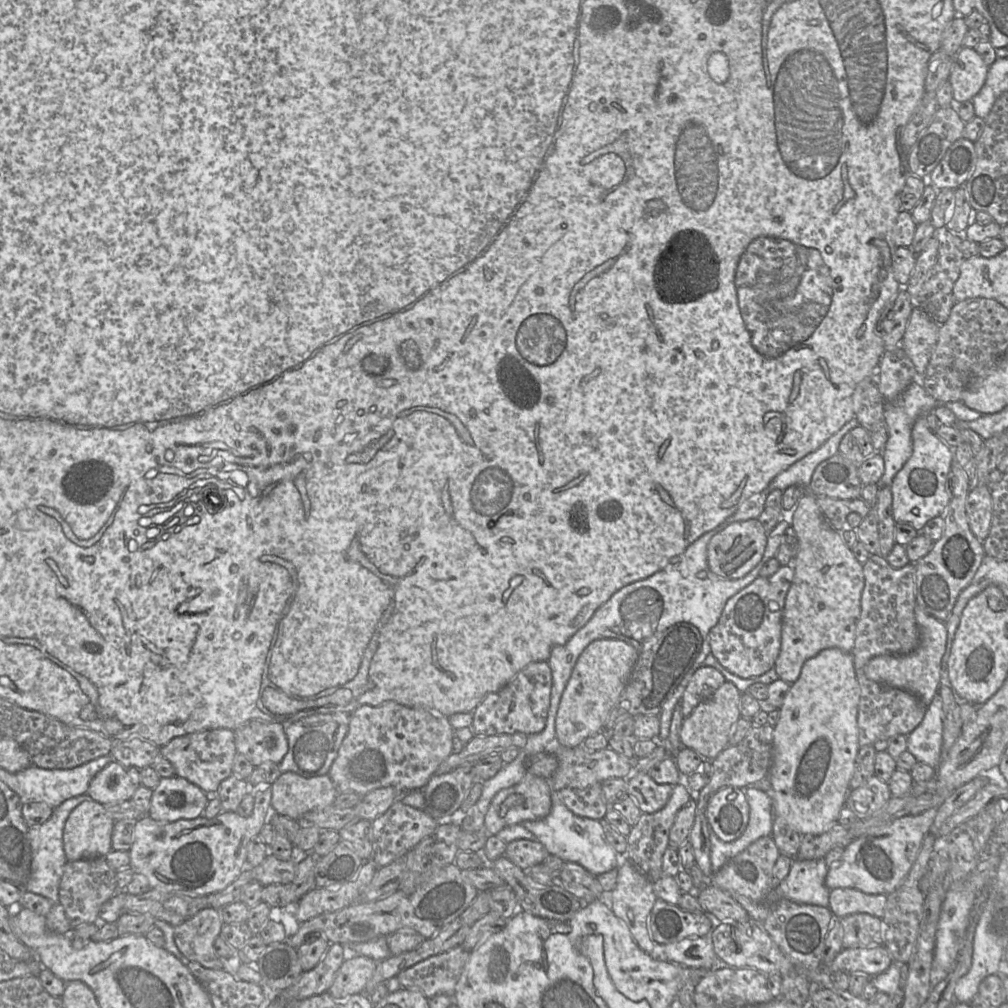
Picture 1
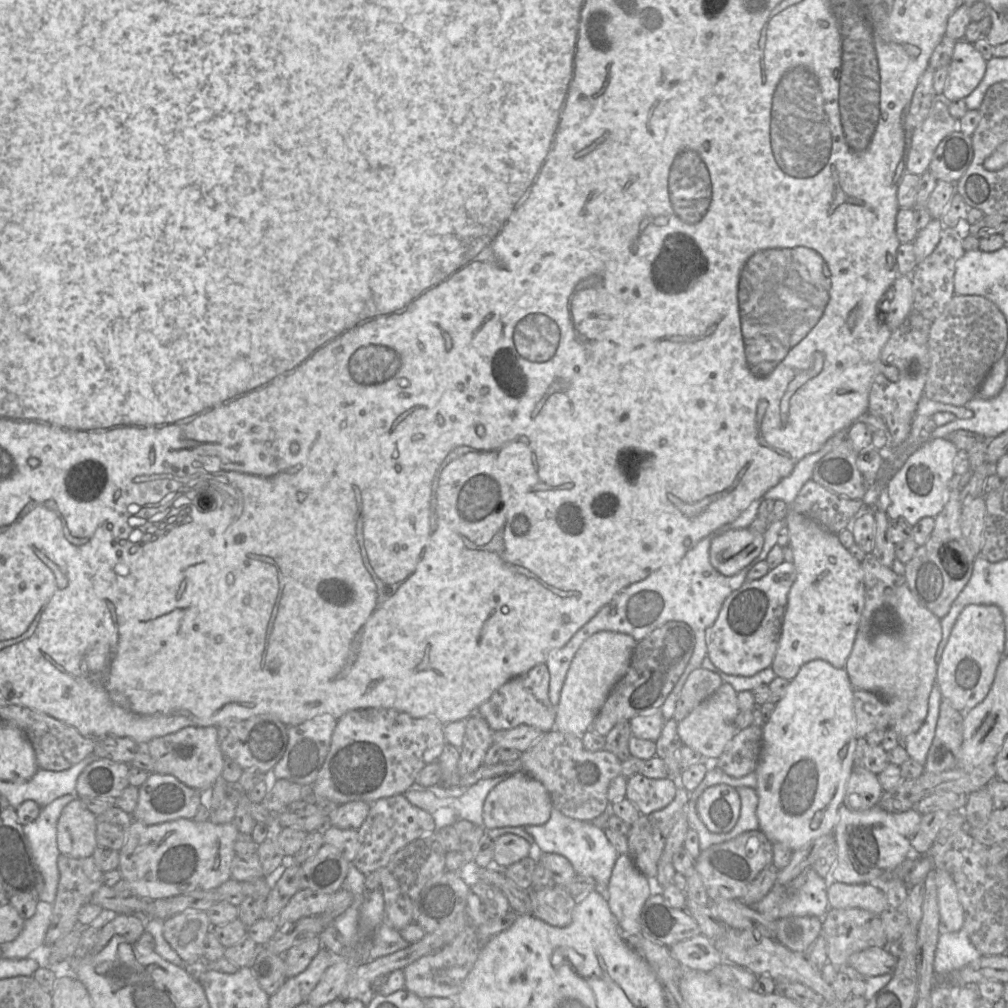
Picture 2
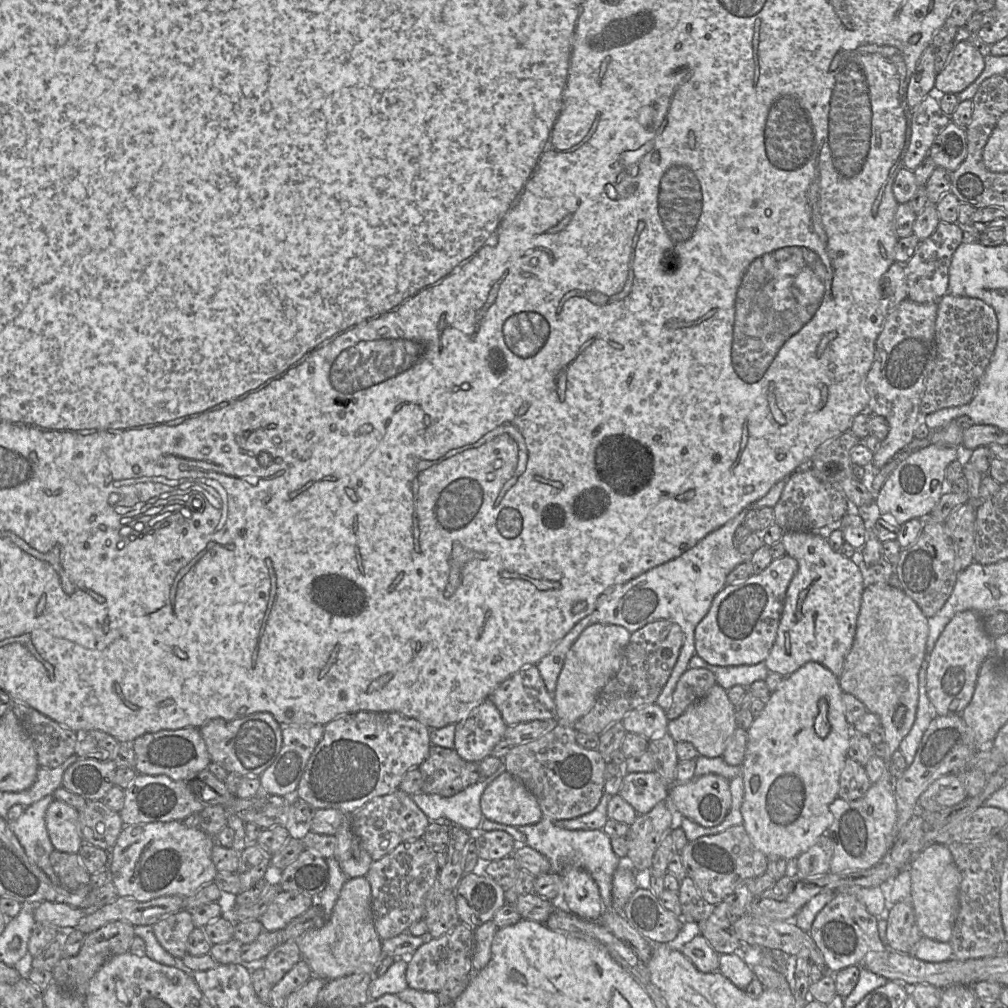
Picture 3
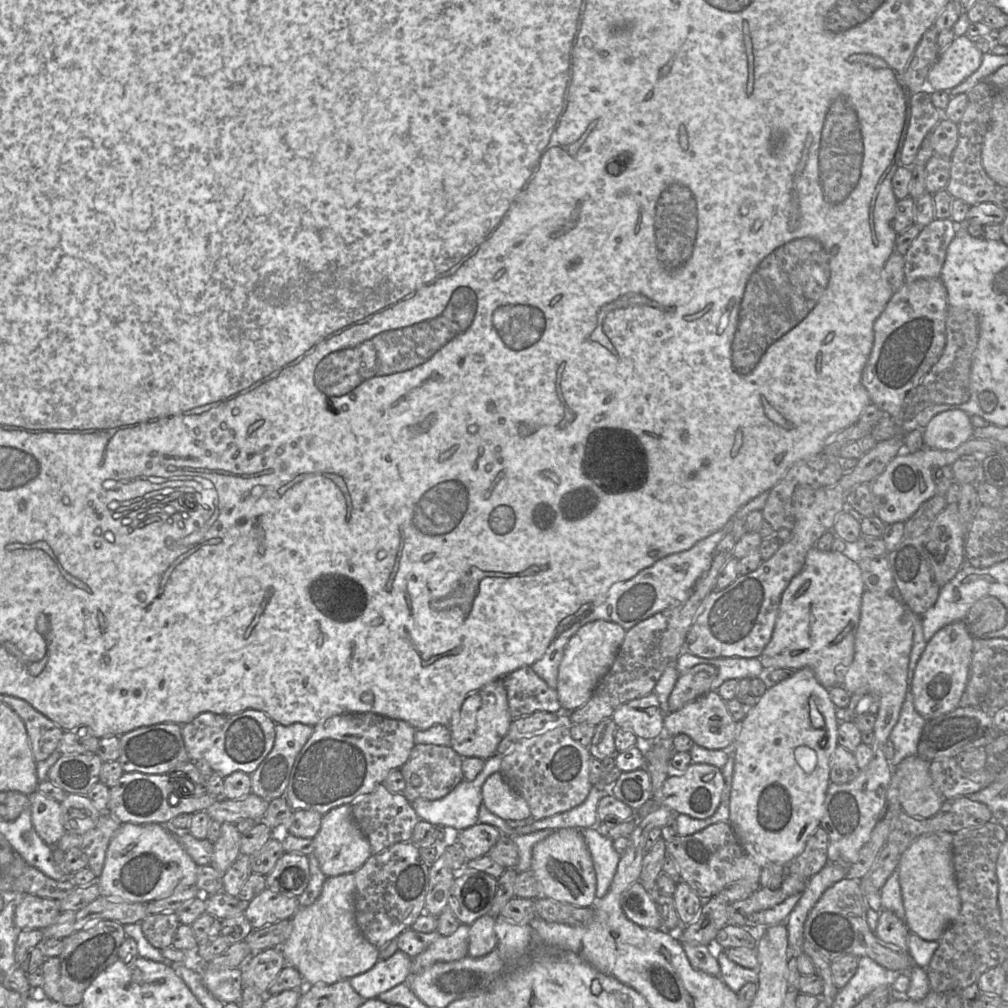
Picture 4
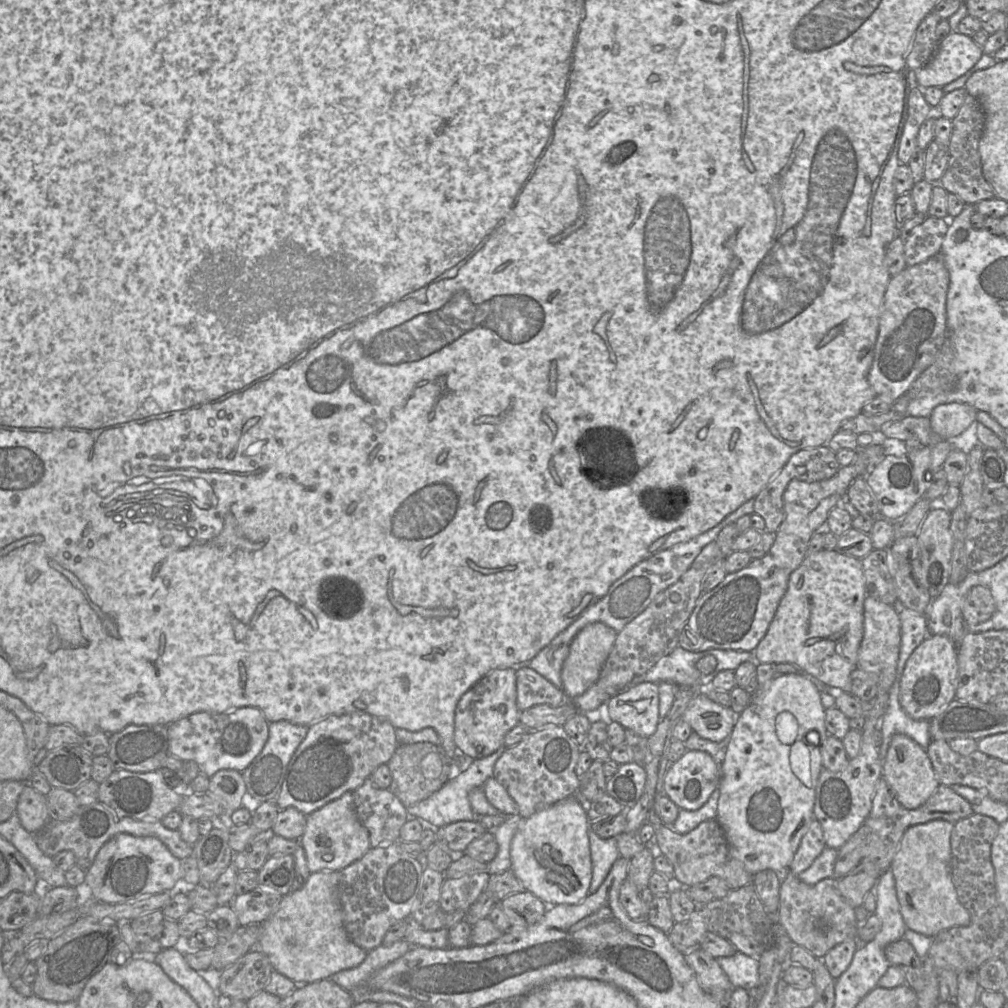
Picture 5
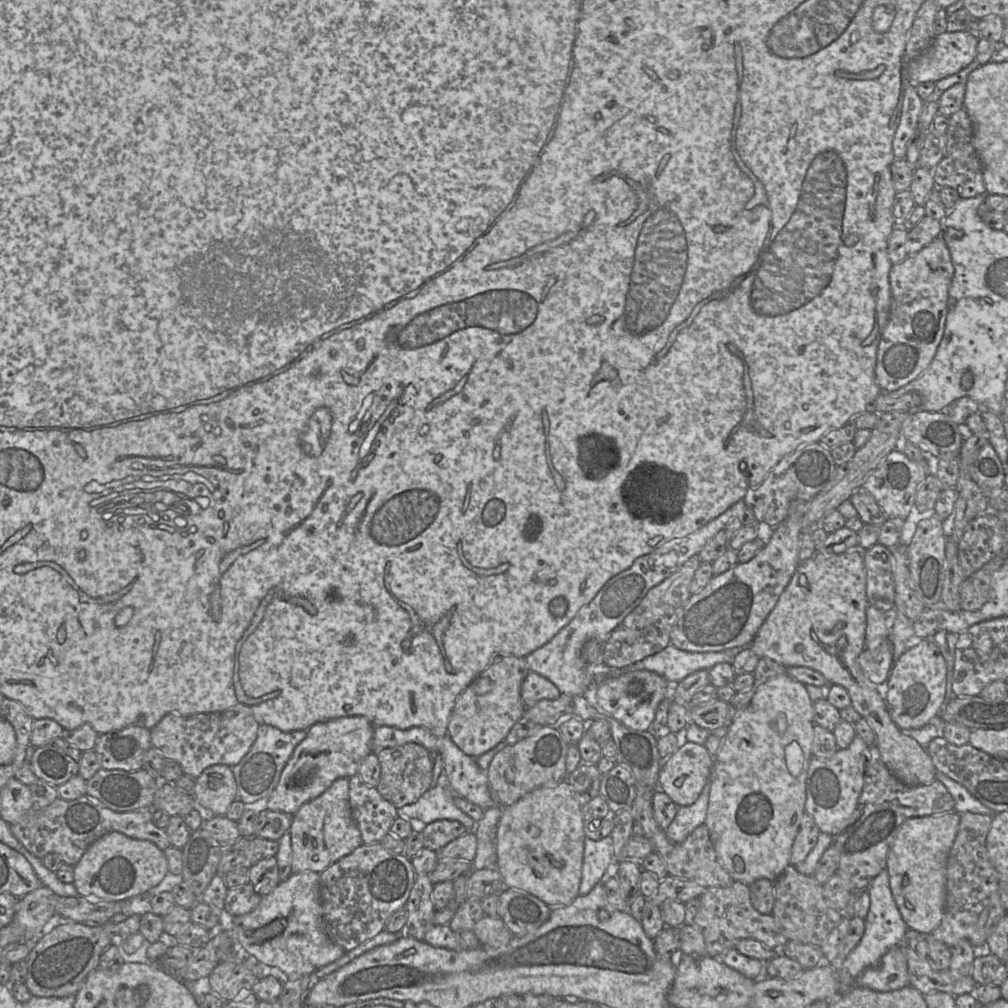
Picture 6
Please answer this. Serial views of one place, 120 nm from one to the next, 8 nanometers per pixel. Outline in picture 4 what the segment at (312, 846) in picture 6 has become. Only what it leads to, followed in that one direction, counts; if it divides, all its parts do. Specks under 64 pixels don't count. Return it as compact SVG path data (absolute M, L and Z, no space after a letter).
M350 804L335 807L322 815L321 827L313 838L313 843L313 854L317 858L319 867L326 877L353 874L372 855L369 841L356 824Z

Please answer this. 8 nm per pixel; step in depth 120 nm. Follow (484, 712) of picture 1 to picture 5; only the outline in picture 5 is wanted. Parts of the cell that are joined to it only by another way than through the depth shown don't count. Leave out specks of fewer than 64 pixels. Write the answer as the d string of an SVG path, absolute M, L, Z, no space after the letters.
M522 665L516 668L516 704L519 711L536 705L559 706L565 700L564 692L541 674Z

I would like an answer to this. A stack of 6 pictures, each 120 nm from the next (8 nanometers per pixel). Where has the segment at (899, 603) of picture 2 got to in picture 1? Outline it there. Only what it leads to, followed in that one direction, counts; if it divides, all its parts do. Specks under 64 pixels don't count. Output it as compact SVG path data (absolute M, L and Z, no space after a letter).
M918 604L914 615L920 631L918 647L906 655L880 655L873 657L864 667L866 677L882 685L906 690L914 694L926 707L940 688L940 669L946 650L947 629L945 622L926 613Z

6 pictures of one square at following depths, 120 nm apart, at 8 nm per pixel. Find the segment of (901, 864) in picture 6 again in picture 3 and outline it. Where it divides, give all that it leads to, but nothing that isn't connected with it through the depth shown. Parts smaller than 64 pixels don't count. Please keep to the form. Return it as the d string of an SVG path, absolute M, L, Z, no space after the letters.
M941 843L928 844L911 859L908 870L911 876L911 904L915 912L915 924L923 937L949 942L959 911L961 874L948 846Z

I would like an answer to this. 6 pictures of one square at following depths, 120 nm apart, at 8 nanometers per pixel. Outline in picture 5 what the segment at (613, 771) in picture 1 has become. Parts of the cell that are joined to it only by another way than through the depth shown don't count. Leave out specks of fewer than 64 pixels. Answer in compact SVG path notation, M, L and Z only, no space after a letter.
M563 726L532 730L517 745L506 748L494 765L493 777L507 790L519 808L522 818L573 796L579 789L576 765L580 749Z

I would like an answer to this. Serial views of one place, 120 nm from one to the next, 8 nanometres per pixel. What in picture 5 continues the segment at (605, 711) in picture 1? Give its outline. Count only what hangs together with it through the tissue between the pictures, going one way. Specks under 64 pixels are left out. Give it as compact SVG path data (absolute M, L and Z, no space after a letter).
M595 622L582 628L574 637L561 670L562 690L567 699L574 699L582 695L596 683L614 646L617 634L608 625L602 622Z

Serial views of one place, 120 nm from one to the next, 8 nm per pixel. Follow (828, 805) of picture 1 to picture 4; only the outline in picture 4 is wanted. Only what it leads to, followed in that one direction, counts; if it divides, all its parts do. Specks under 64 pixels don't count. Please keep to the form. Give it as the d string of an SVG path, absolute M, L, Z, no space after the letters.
M804 667L768 688L738 723L728 822L759 866L789 864L820 826L839 722L828 689Z

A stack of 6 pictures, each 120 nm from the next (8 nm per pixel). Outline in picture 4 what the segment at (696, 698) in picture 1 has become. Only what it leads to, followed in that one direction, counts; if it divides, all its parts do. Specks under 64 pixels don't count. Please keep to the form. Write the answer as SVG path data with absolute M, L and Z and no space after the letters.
M698 664L679 675L669 696L669 711L674 712L687 703L712 690L717 668L709 664Z

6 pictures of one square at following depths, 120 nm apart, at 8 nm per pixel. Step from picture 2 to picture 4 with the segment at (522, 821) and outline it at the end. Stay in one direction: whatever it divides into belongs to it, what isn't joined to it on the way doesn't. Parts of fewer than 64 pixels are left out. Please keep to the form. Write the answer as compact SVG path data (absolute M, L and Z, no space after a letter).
M494 772L481 788L482 804L496 816L508 820L523 820L531 816L525 799L516 792L500 772Z

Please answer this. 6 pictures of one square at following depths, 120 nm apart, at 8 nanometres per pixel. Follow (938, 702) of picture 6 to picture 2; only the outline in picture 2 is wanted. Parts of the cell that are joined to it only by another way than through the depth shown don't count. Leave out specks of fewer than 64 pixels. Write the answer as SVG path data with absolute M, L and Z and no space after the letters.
M970 604L964 607L937 664L936 683L942 698L962 713L978 705L991 688L998 664L1004 656L1004 645L1004 617L998 606Z

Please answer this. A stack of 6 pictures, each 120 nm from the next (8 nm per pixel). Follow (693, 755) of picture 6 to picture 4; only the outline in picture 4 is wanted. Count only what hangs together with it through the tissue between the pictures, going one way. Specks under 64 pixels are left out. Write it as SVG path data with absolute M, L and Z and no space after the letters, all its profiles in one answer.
M691 763L684 773L672 772L656 796L653 796L639 810L634 811L636 824L639 819L660 807L667 807L675 814L685 814L695 819L706 819L712 816L717 809L723 788L724 779L721 769L708 764Z

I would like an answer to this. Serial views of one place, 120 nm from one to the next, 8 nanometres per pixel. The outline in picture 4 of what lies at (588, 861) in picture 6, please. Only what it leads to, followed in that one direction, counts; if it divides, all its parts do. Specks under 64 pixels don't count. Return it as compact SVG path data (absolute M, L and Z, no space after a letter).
M595 827L580 830L585 840L596 873L596 897L608 891L621 855L613 847L613 840L603 836Z

